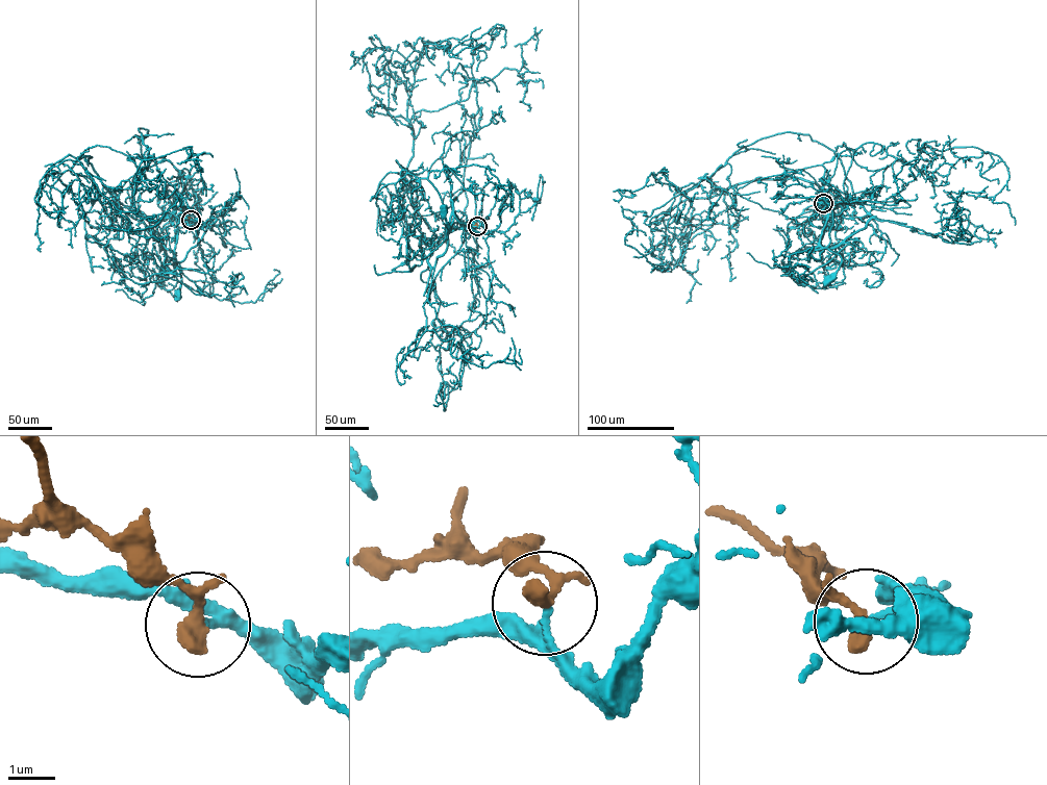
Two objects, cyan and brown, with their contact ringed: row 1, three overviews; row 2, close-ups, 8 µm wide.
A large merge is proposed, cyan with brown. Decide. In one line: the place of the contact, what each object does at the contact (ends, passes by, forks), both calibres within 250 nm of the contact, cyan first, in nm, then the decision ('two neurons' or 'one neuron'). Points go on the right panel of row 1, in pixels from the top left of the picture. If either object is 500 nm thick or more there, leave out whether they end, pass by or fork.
at (823, 203); cyan ends there; brown passes by; 130 nm thick on the cyan side, 280 nm on the other; two neurons

